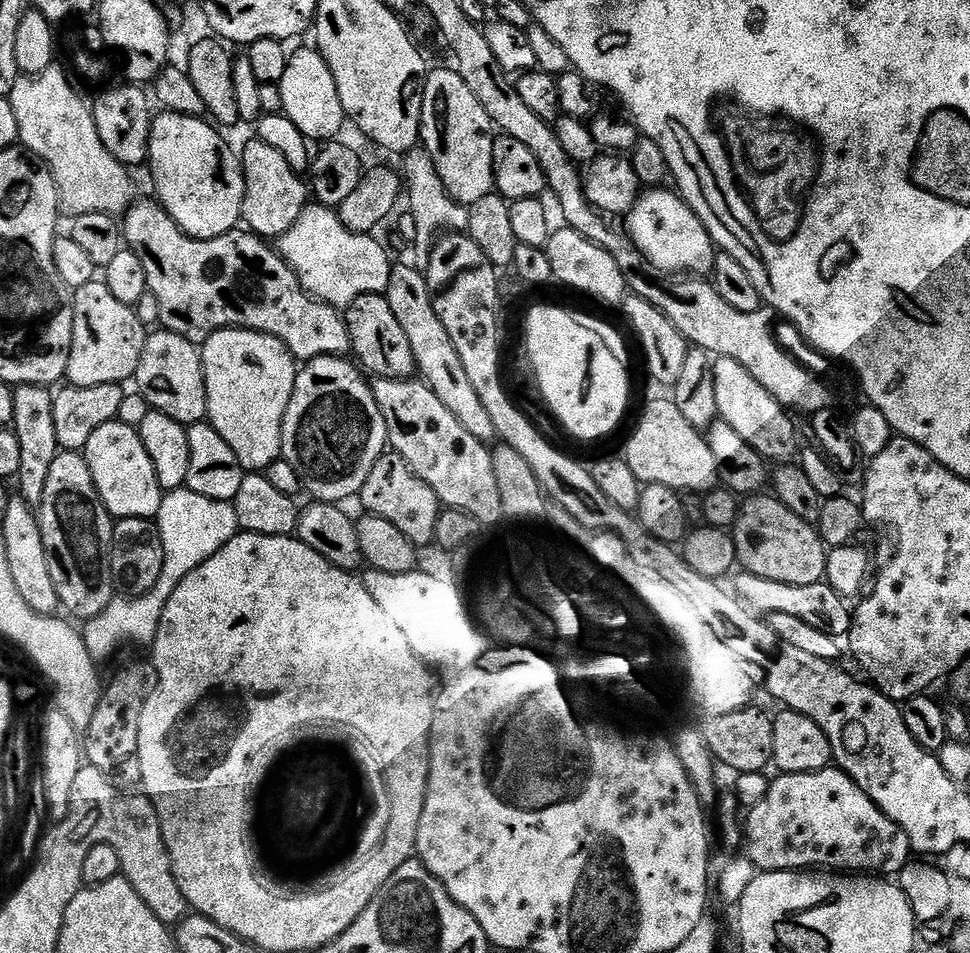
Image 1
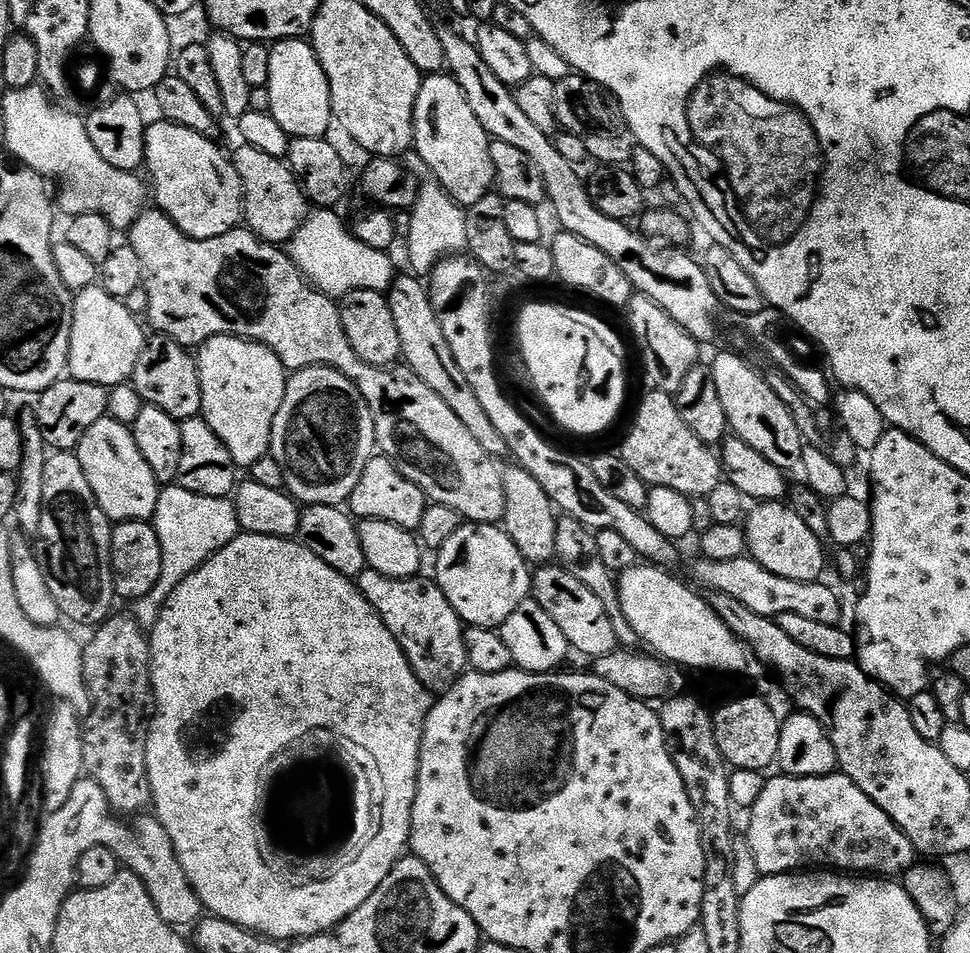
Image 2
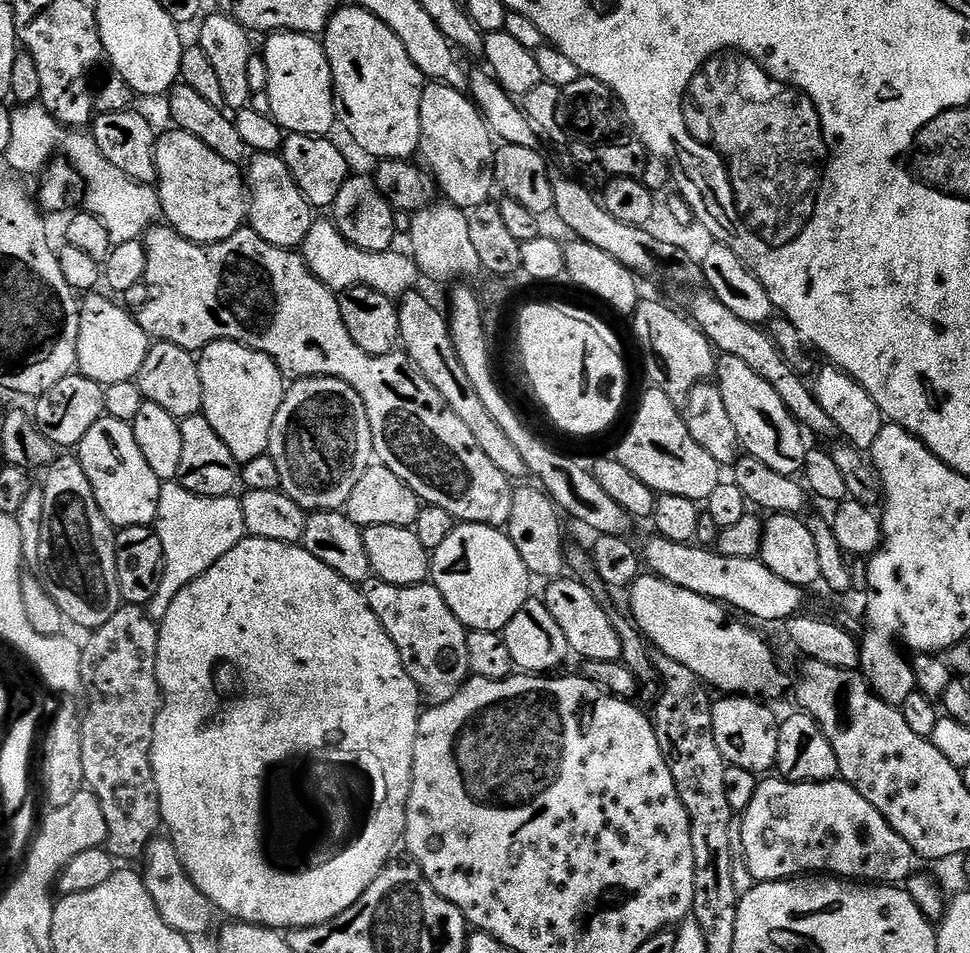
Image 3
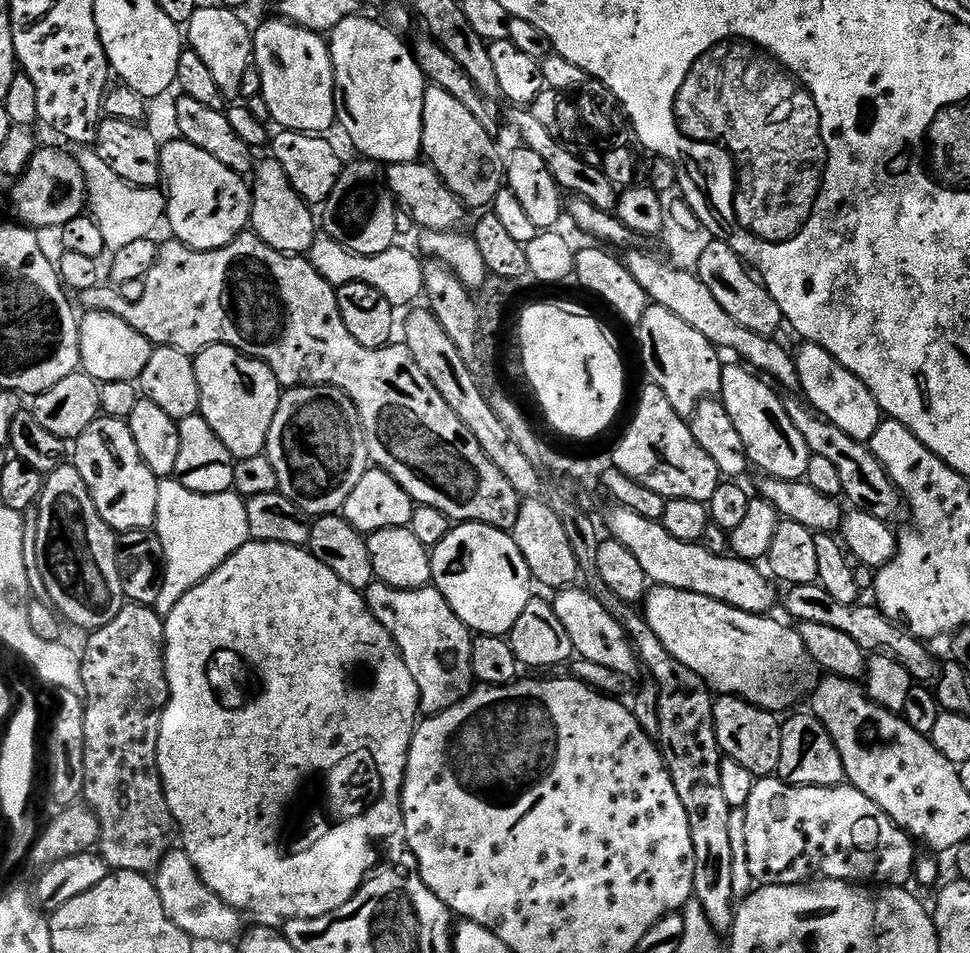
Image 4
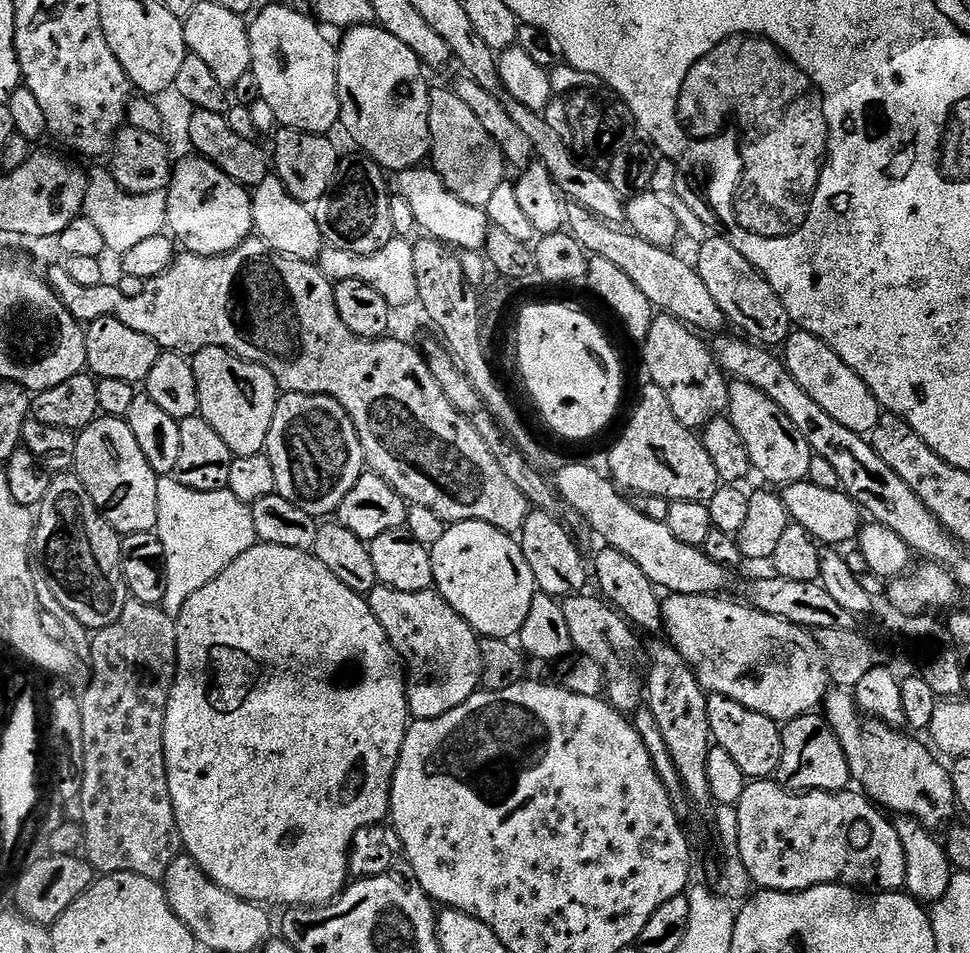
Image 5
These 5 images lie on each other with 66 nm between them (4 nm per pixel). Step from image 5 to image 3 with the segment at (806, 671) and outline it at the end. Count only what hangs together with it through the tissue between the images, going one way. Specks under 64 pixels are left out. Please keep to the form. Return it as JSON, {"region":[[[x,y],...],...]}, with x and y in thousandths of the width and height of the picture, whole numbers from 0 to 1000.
{"region":[[[675,602],[657,604],[649,615],[647,626],[649,646],[656,658],[664,664],[669,677],[679,687],[689,688],[695,695],[703,695],[707,703],[715,703],[715,707],[720,707],[720,711],[726,715],[731,723],[739,727],[742,725],[742,728],[762,728],[779,732],[788,728],[784,726],[794,725],[803,716],[804,701],[800,698],[800,688],[796,685],[795,678],[774,659],[774,654],[766,650],[754,651],[751,647],[752,639],[741,630],[733,630],[731,625],[715,623],[711,619],[703,619],[703,615],[695,615]]]}

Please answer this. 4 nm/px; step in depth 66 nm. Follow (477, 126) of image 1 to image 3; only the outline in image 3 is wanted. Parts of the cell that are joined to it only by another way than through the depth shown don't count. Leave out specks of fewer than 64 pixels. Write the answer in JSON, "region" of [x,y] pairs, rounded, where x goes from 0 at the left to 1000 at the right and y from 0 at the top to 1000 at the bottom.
{"region":[[[442,87],[435,99],[433,112],[433,153],[432,163],[437,163],[436,171],[440,179],[447,186],[453,200],[460,205],[461,213],[471,218],[488,220],[494,214],[499,214],[508,205],[507,196],[512,196],[511,188],[511,155],[509,144],[503,136],[503,130],[496,122],[494,113],[479,98],[468,94],[459,88]]]}

